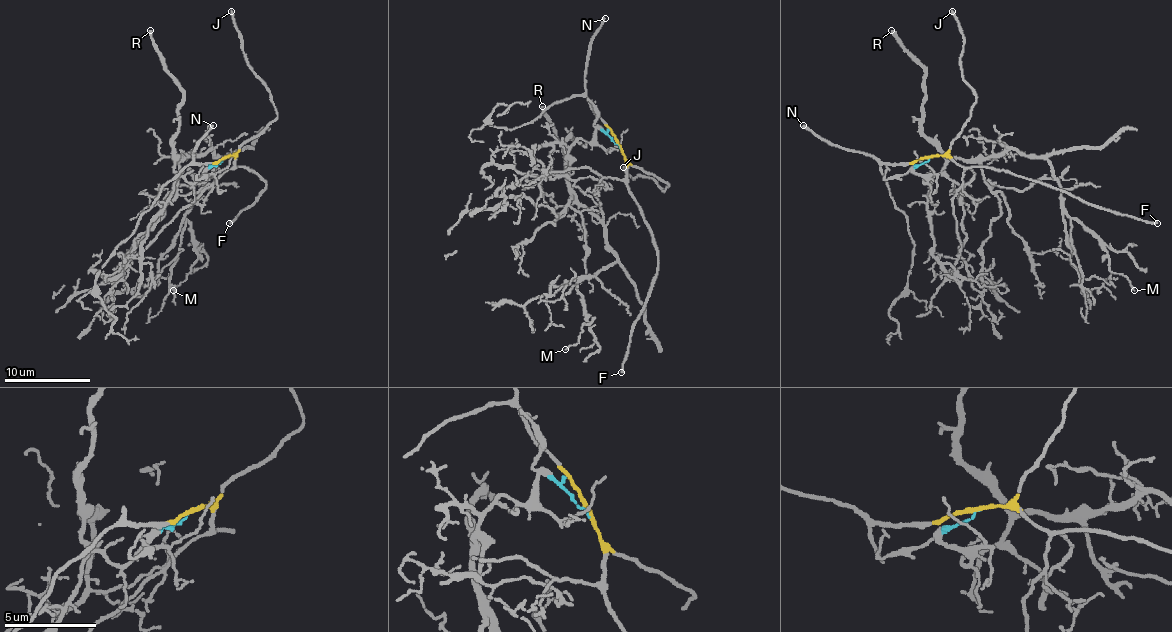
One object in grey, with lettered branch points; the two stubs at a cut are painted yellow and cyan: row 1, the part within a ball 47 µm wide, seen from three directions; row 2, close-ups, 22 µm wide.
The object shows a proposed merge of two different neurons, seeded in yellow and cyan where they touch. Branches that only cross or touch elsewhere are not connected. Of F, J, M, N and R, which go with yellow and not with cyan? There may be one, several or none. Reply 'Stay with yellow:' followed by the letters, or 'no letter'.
Stay with yellow: F, J, N

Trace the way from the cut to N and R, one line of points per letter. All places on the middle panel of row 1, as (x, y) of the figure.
N: (618, 144), (607, 123), (592, 108), (584, 82), (590, 39), (605, 18)
R: (618, 144), (599, 129), (588, 142), (579, 138), (566, 160), (564, 142), (575, 140), (558, 140), (543, 106)

